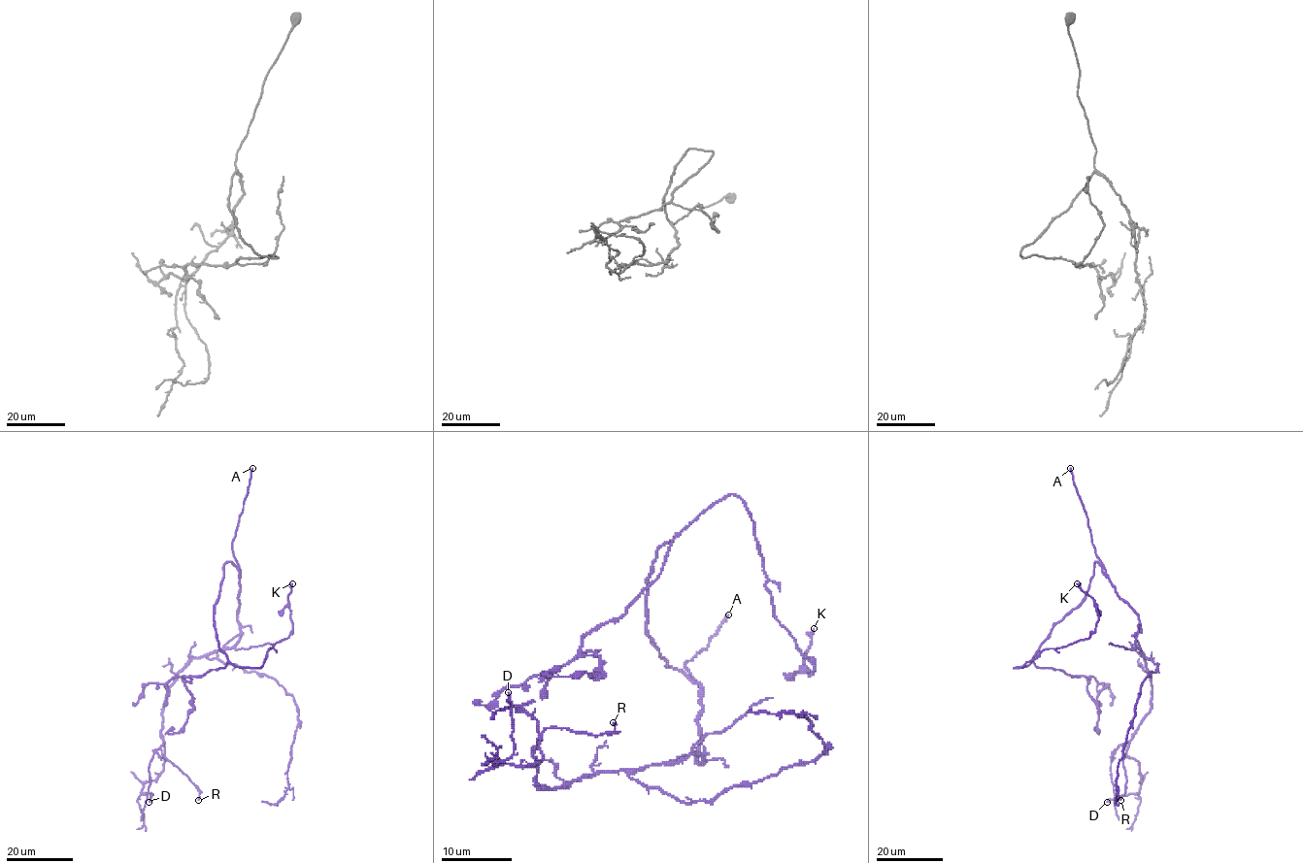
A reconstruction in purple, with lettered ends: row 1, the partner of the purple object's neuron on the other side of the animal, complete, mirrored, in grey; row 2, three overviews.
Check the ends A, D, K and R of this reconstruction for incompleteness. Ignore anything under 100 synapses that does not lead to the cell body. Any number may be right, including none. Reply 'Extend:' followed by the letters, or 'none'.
Extend: A

